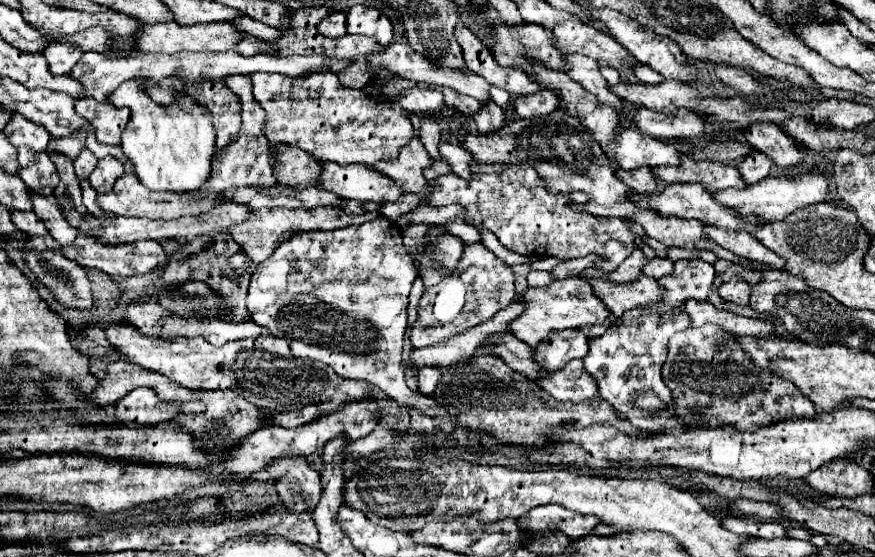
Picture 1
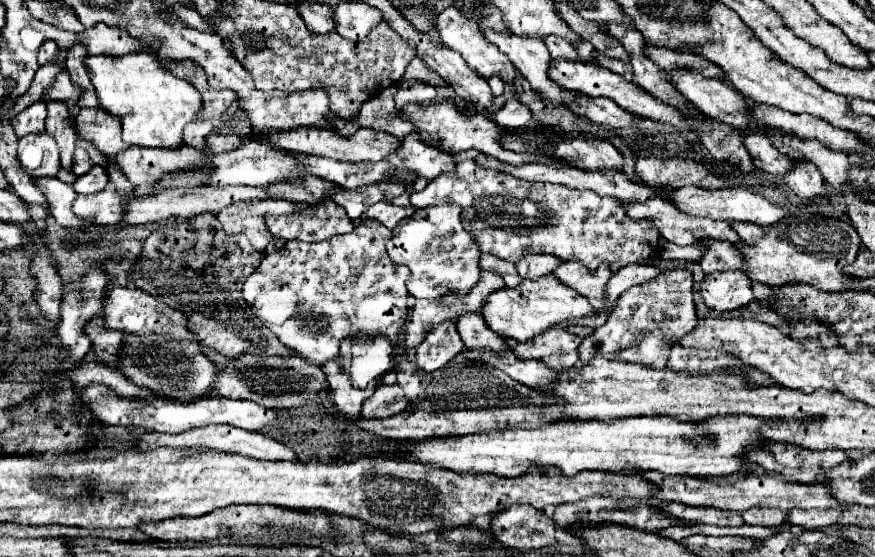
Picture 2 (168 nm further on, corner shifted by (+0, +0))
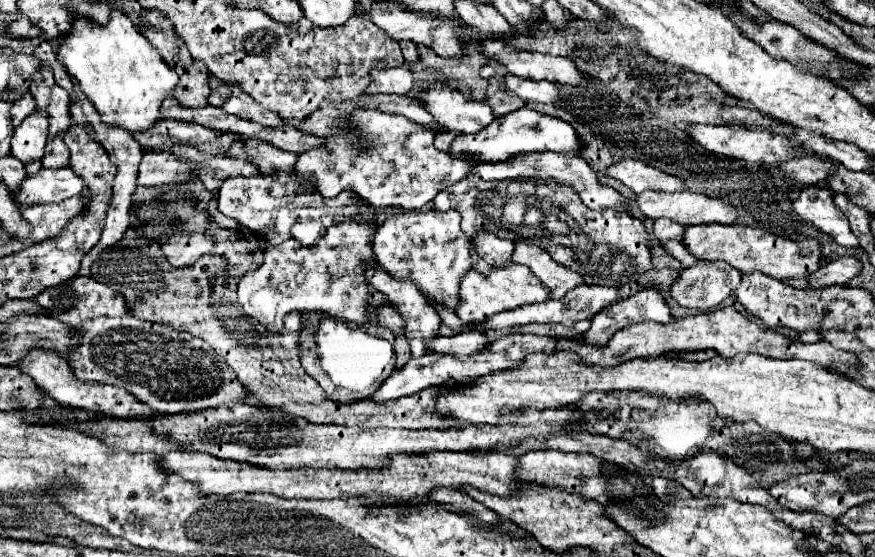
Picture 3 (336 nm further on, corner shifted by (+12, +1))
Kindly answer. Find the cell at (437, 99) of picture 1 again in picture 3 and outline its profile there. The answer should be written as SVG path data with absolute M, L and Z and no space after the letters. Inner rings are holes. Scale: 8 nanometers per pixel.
M398 66L398 68L388 68L388 70L378 70L372 72L372 84L366 88L368 94L400 94L408 96L412 92L412 72L408 66Z

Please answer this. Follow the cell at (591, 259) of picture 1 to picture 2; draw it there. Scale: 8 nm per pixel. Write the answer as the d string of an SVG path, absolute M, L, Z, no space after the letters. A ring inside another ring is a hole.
M524 253L520 261L516 261L516 269L518 269L518 275L520 277L544 277L544 275L550 275L552 269L560 265L560 259L552 257L552 255L546 255L546 253Z

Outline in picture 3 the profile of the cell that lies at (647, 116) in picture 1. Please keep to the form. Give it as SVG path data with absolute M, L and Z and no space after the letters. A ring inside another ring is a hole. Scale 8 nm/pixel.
M512 74L504 76L504 84L508 90L512 90L518 98L526 102L542 102L542 104L556 104L562 100L562 94L558 92L556 84L552 82L534 82L534 80L524 80L516 78Z

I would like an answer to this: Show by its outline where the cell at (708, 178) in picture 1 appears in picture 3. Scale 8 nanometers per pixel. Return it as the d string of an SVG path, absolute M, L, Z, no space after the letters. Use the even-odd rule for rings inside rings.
M622 160L606 170L608 176L624 182L636 194L646 190L664 190L664 192L682 192L686 190L686 182L678 176L670 176L654 166L648 166L640 160Z

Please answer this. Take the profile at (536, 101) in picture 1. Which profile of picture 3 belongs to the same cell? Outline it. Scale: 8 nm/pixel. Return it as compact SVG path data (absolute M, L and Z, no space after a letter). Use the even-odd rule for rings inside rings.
M432 84L426 92L422 92L420 100L444 132L476 134L496 120L488 102L466 100L460 92L446 84Z

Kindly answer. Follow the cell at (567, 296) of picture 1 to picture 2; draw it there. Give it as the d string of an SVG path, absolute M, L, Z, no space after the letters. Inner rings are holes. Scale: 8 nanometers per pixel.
M552 275L538 279L522 279L522 283L514 289L502 287L496 293L490 293L490 297L482 305L482 317L486 325L492 331L508 335L516 341L532 341L532 337L548 331L552 325L564 319L586 315L594 315L592 305L588 305L588 301L584 301L584 297L580 297L574 289L560 285L560 281L556 281L556 277Z

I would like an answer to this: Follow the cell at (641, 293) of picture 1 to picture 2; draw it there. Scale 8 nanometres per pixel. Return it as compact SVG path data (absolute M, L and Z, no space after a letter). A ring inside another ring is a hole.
M570 259L560 263L552 273L560 283L576 289L582 297L586 297L594 309L604 307L604 289L608 279L612 277L608 265L600 265L596 271L590 271L580 261Z

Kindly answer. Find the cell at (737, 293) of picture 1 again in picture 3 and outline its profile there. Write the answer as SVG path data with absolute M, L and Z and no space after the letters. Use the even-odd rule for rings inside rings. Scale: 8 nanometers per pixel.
M704 260L702 264L682 270L678 280L672 284L670 294L680 306L706 312L736 292L740 276L742 274L726 262Z

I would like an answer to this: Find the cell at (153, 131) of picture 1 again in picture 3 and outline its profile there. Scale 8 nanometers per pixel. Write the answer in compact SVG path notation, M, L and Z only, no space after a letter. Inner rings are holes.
M120 10L112 12L106 26L76 20L58 50L58 60L80 82L82 92L98 110L102 122L128 132L152 130L162 120L162 102L172 96L178 84L176 72L164 64L158 50Z

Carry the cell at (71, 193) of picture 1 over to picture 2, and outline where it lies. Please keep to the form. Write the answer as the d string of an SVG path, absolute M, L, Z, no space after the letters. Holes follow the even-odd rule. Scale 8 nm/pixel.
M50 101L48 103L48 117L46 117L46 133L52 135L60 149L62 167L72 167L72 153L76 149L76 127L70 121L70 109L64 101Z

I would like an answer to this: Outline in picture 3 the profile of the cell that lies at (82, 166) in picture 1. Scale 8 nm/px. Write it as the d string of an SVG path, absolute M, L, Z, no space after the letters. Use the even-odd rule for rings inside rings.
M60 136L46 144L46 154L42 158L44 168L58 170L58 168L68 166L68 160L70 160L70 152L68 152L68 146L64 144L64 140Z

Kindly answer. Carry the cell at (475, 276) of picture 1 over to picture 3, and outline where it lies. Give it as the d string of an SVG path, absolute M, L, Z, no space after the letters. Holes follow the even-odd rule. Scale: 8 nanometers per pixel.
M382 306L378 312L378 318L380 318L382 326L386 326L394 332L394 336L400 336L404 332L404 320L394 306Z

